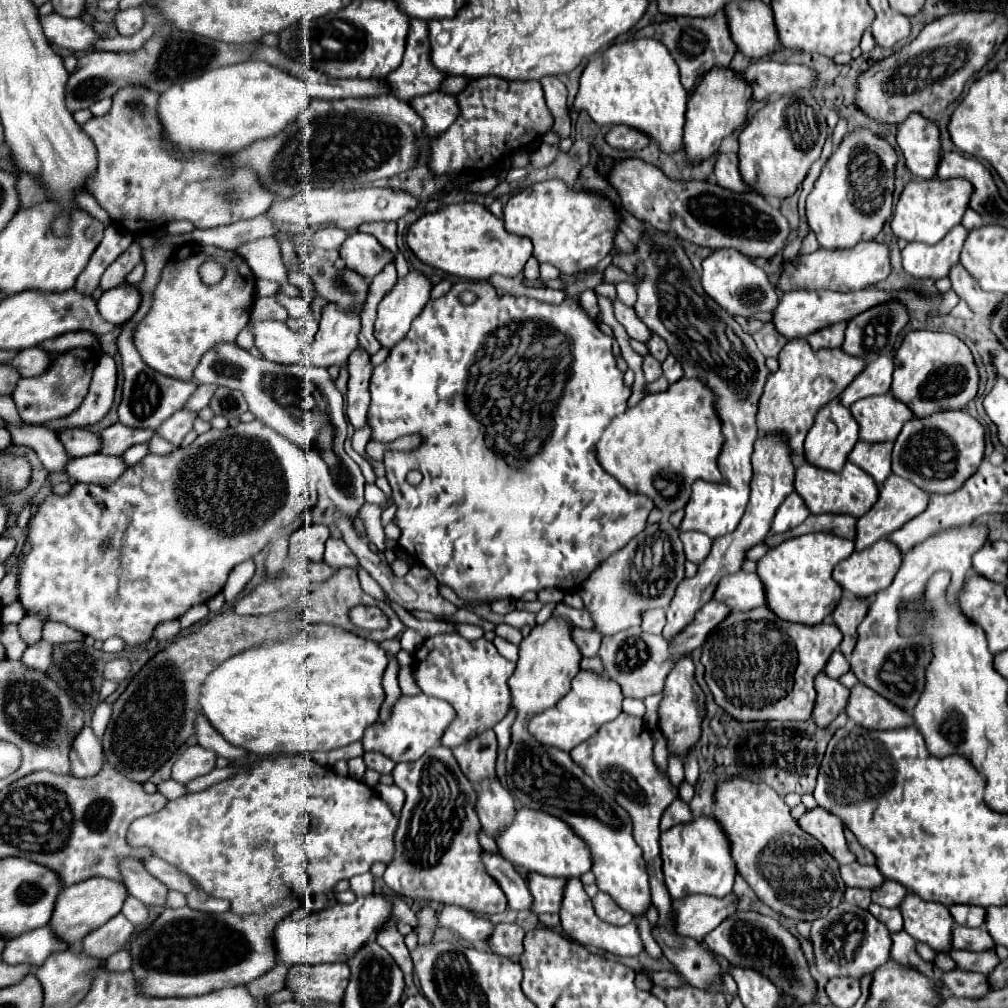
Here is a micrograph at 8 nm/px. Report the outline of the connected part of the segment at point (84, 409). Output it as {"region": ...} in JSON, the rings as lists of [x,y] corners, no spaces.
{"region":[[[102,355],[96,363],[90,391],[82,401],[82,405],[68,417],[48,421],[46,427],[58,433],[68,427],[86,427],[98,423],[108,413],[114,401],[114,389],[116,389],[116,363],[110,355]]]}

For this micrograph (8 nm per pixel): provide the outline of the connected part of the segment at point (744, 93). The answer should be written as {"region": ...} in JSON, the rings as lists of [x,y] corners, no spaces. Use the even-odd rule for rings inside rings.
{"region":[[[712,67],[698,83],[698,87],[690,93],[686,125],[684,125],[684,151],[694,159],[710,157],[718,151],[720,141],[734,133],[746,121],[748,105],[752,101],[752,85],[730,67]]]}

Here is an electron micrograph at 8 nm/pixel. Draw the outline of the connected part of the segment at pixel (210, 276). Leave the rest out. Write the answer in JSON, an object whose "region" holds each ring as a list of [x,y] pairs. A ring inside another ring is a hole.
{"region":[[[207,261],[200,267],[200,276],[207,285],[216,284],[223,276],[223,267],[216,261]]]}

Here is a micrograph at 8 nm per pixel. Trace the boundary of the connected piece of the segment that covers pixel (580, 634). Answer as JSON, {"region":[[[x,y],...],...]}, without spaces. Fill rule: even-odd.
{"region":[[[576,627],[572,635],[574,635],[574,641],[580,645],[580,651],[584,657],[596,657],[596,653],[600,649],[600,641],[602,641],[600,633]]]}

